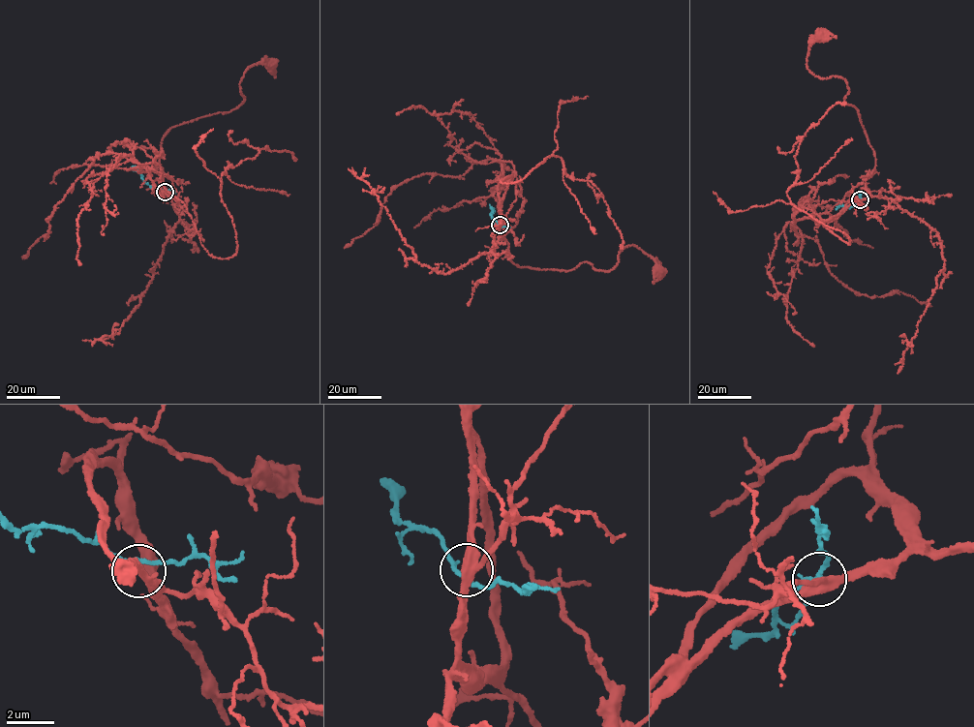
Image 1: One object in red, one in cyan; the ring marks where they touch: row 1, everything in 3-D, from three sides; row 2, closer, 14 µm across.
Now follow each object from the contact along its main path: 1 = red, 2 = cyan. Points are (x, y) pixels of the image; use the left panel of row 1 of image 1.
1: (165, 192), (163, 136), (236, 108), (246, 69), (271, 65)
2: (165, 192), (145, 183), (136, 166), (132, 167)

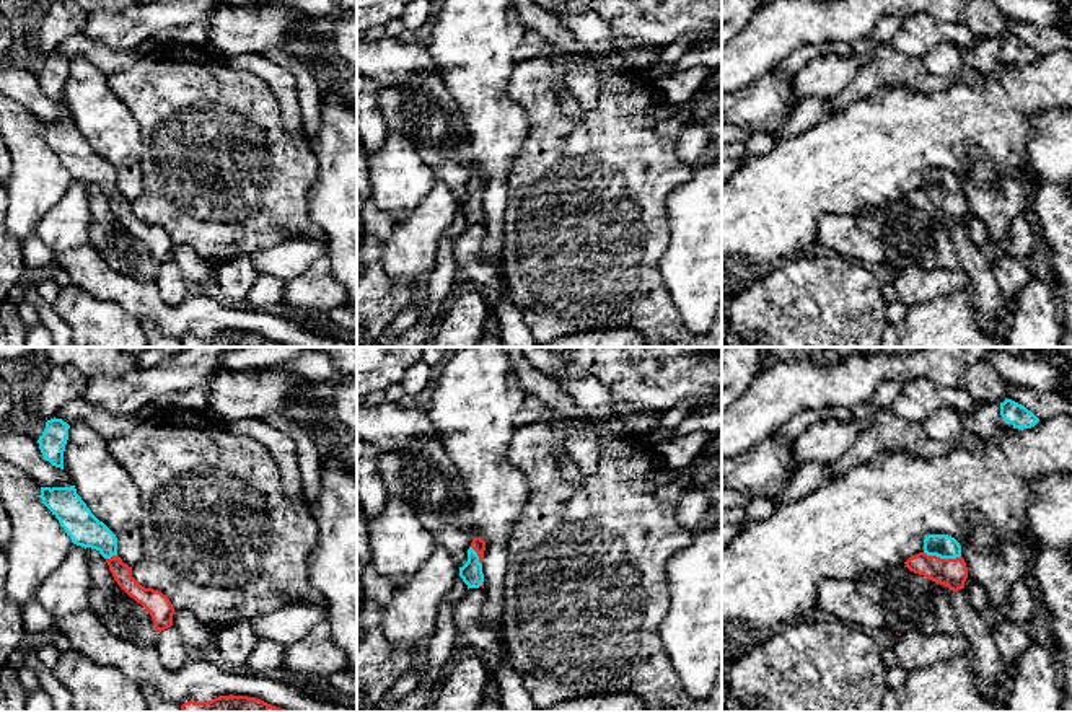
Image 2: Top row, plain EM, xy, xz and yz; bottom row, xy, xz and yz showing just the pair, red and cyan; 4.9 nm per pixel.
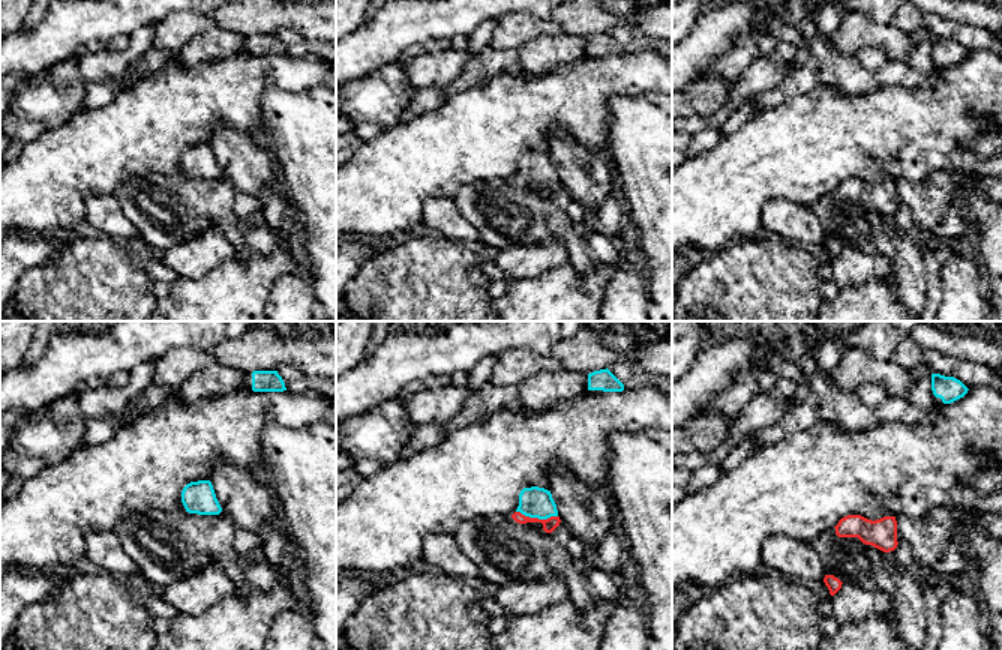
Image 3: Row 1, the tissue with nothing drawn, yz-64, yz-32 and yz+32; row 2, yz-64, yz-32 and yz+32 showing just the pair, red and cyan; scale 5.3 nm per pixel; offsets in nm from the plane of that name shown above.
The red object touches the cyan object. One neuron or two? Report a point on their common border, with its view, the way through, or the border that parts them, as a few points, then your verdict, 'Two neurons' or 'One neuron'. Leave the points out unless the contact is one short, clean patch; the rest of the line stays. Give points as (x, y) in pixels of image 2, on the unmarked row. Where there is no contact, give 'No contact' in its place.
Touches red at yz (942, 194). Path across: yz (952, 207), (942, 194), (944, 181). One neuron

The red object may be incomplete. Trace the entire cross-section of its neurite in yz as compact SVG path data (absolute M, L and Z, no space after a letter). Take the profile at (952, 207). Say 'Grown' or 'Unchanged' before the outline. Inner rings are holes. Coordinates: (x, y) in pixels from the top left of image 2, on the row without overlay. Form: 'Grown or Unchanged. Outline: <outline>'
Grown. Outline: M929 169L924 186L909 192L906 202L953 226L964 223L968 202L961 192L960 178L948 169Z

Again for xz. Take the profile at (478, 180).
Grown. Outline: M474 173L468 184L468 197L459 202L459 212L468 223L484 223L482 194L485 186L485 176Z

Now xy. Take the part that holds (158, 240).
Grown. Outline: M75 121L41 122L41 135L73 179L96 184L106 194L117 220L150 248L158 267L173 261L174 243L169 233L158 225L142 222L132 212L132 202L117 191L116 169L91 148Z

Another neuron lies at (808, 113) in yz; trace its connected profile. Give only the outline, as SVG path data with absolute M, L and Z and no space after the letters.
M810 98L802 101L775 138L790 138L802 134L805 129L816 125L831 114L826 101L828 98Z

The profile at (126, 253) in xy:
M86 182L85 189L91 213L88 243L112 269L138 282L155 282L160 267L150 248L117 220L99 186Z

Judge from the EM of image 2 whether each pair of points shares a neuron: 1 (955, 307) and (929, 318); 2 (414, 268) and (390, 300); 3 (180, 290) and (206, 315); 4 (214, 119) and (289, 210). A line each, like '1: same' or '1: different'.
1: same
2: different
3: different
4: same

